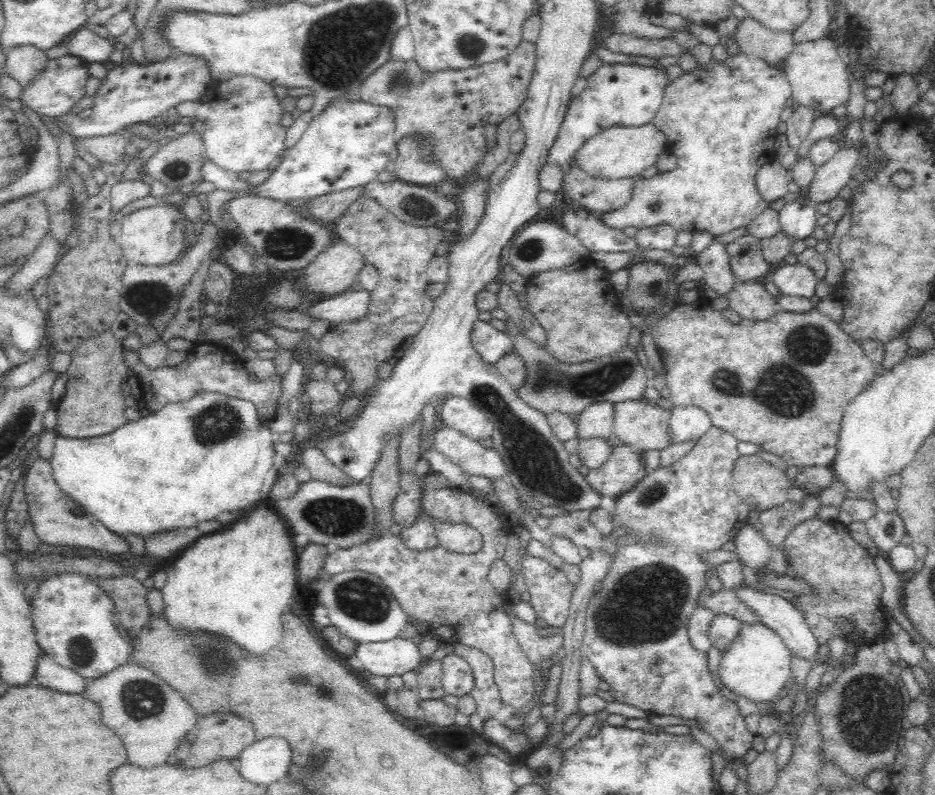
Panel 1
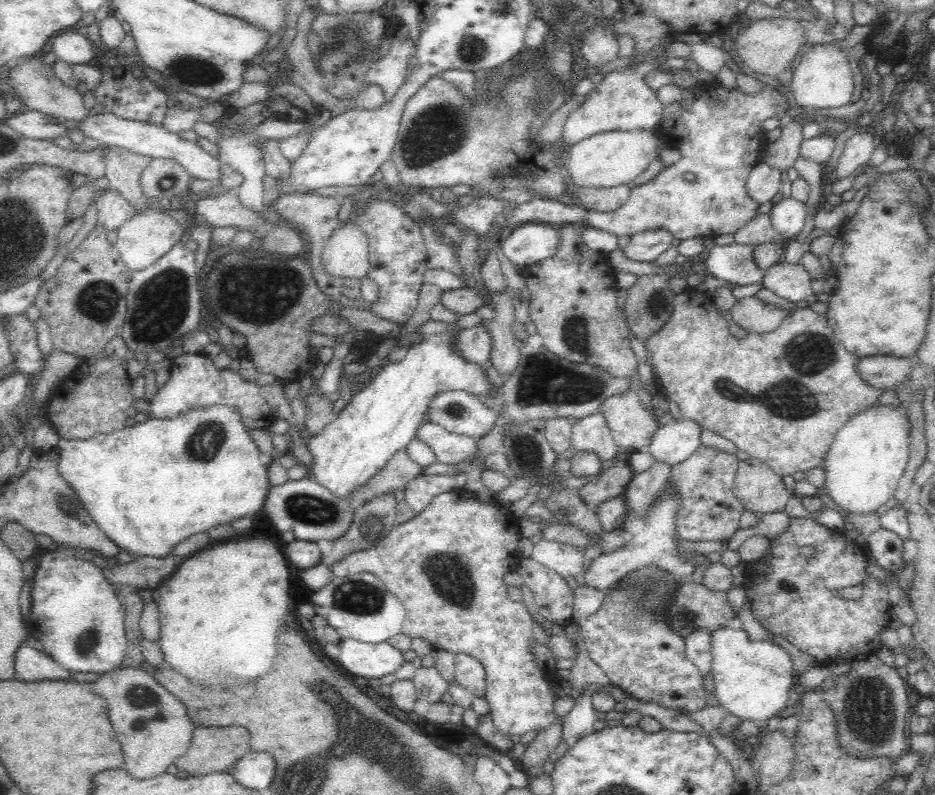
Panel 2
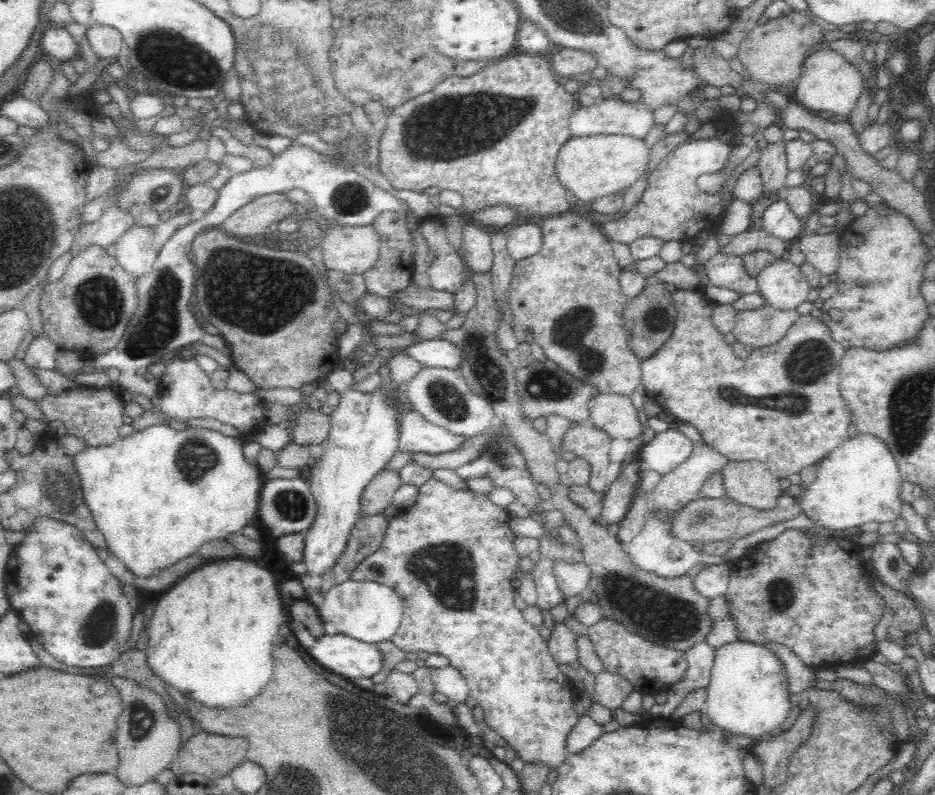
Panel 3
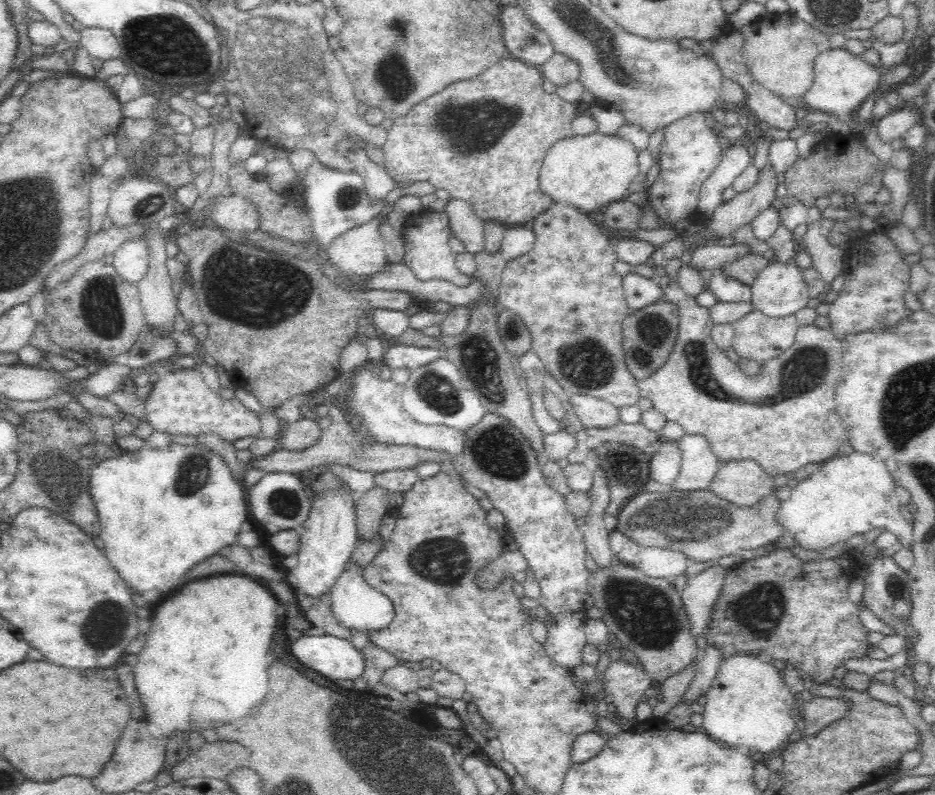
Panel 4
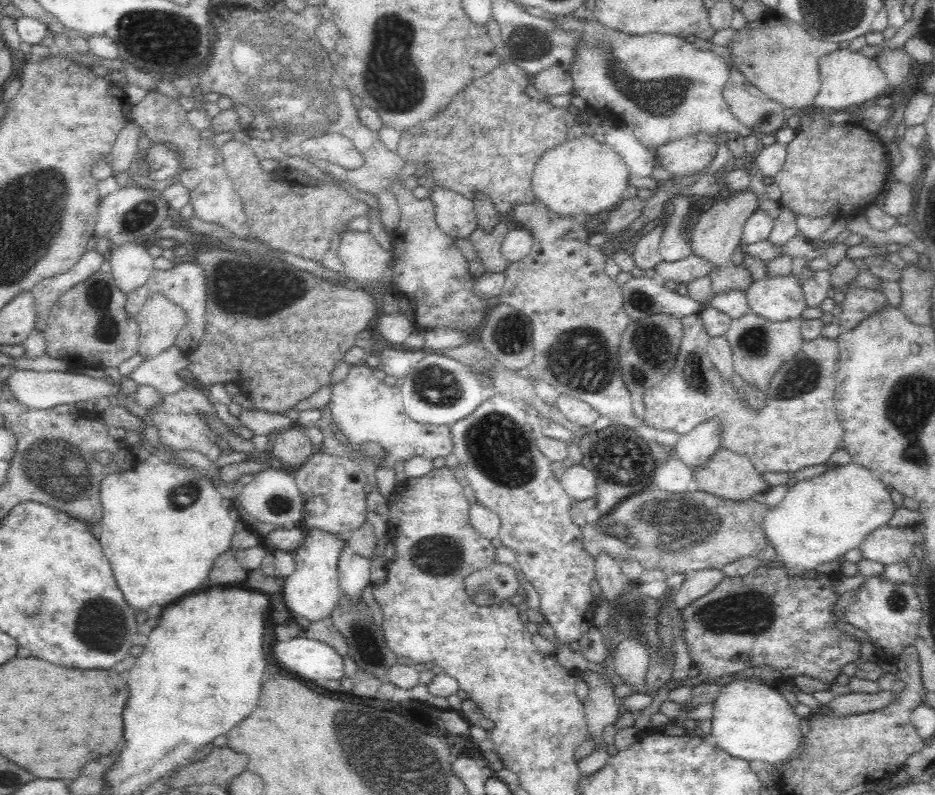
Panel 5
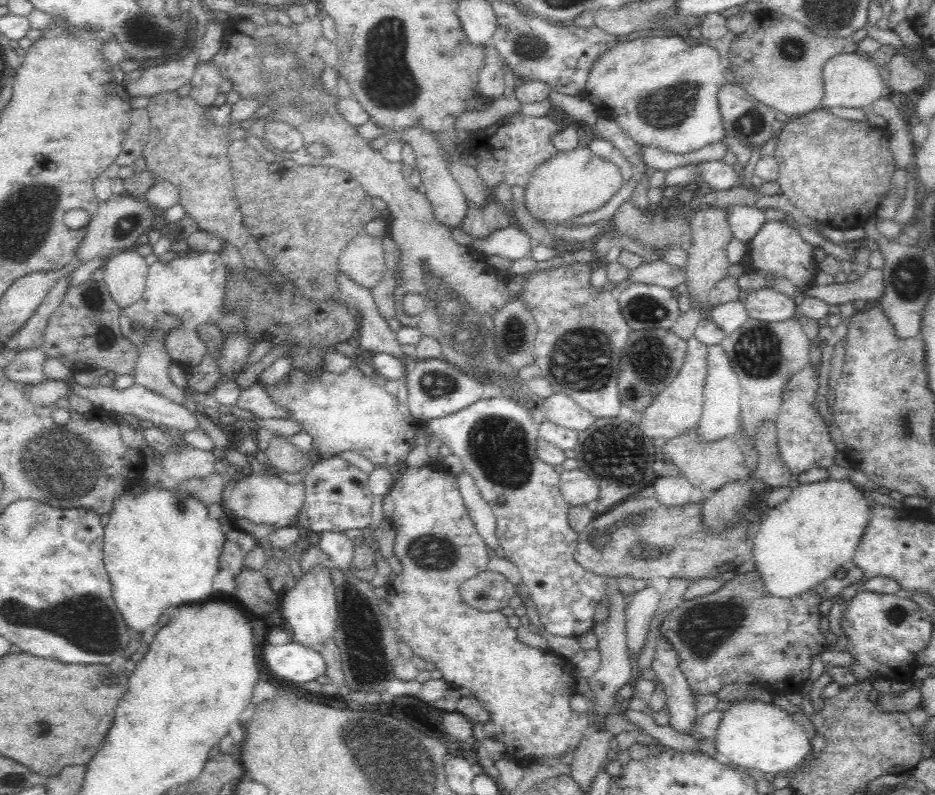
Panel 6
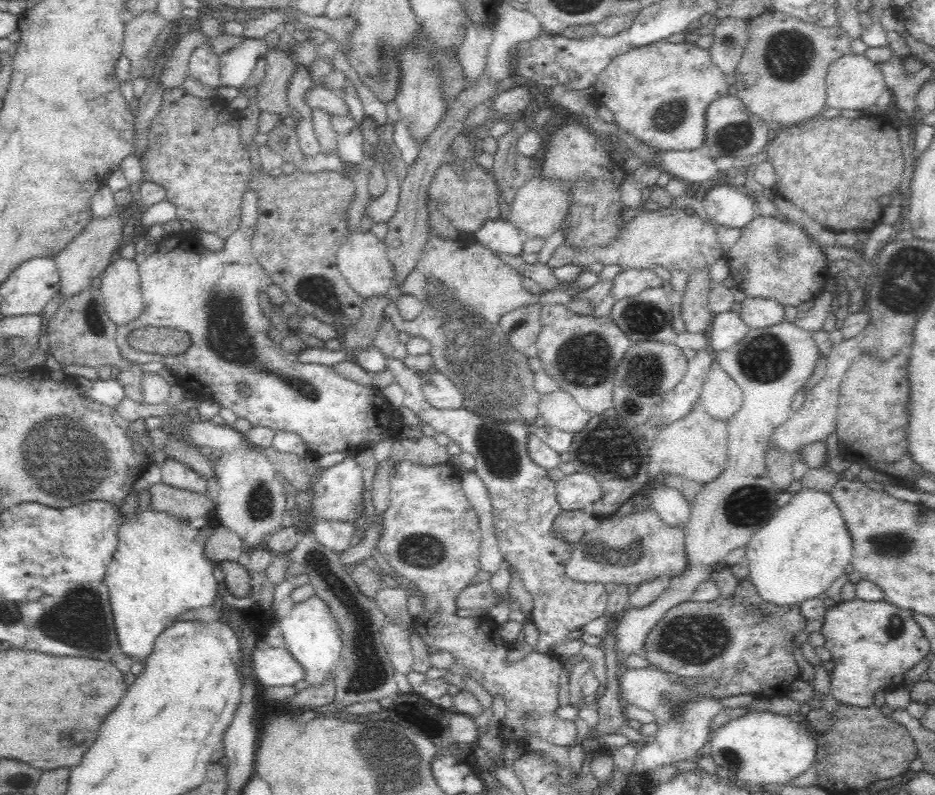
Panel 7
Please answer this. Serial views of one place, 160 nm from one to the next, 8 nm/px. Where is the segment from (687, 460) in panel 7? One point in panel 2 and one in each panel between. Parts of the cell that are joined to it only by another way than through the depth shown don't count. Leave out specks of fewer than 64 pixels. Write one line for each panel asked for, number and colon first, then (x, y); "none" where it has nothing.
2: (760, 490)
3: (750, 483)
4: (742, 482)
5: (729, 475)
6: (708, 467)

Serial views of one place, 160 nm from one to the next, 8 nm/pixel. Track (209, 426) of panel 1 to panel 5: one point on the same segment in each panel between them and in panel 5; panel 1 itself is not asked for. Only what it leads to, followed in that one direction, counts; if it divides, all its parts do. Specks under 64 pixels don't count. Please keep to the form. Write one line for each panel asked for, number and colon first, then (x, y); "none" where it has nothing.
2: (149, 486)
3: (157, 496)
4: (161, 512)
5: (163, 526)

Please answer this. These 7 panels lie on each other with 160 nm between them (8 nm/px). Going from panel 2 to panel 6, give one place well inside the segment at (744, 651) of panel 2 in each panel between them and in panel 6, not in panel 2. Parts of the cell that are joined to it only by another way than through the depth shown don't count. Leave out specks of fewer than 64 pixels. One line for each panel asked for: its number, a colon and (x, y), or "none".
3: (748, 695)
4: (748, 704)
5: (751, 720)
6: (753, 734)

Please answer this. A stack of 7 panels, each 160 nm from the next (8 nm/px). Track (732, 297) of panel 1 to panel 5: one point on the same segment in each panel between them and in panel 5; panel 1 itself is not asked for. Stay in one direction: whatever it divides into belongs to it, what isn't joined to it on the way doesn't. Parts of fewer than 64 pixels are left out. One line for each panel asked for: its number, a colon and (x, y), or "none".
2: (753, 315)
3: (764, 326)
4: (757, 337)
5: (759, 347)

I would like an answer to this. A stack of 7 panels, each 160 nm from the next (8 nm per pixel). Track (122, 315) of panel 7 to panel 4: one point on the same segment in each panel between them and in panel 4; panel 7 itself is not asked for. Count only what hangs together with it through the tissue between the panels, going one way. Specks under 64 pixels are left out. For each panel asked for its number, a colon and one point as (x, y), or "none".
4: (131, 261)
5: (130, 265)
6: (124, 274)

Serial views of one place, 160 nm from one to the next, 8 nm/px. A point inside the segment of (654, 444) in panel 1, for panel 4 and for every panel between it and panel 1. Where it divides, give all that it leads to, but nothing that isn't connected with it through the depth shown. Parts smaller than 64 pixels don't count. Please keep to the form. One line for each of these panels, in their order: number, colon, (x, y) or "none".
2: (631, 426)
3: (614, 414)
4: (592, 412)

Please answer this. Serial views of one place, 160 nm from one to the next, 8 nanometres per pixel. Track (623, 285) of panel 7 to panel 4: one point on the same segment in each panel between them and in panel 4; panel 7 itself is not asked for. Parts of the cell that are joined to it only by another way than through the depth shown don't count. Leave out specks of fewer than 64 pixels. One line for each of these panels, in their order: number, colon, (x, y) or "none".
4: (710, 256)
5: (690, 268)
6: (660, 273)

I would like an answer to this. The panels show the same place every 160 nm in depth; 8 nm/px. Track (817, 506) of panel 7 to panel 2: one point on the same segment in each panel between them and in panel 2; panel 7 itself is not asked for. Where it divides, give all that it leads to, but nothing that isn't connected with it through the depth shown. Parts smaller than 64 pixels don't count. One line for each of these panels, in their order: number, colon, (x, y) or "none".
2: (869, 455)
3: (859, 483)
4: (851, 495)
5: (821, 519)
6: (808, 538)

